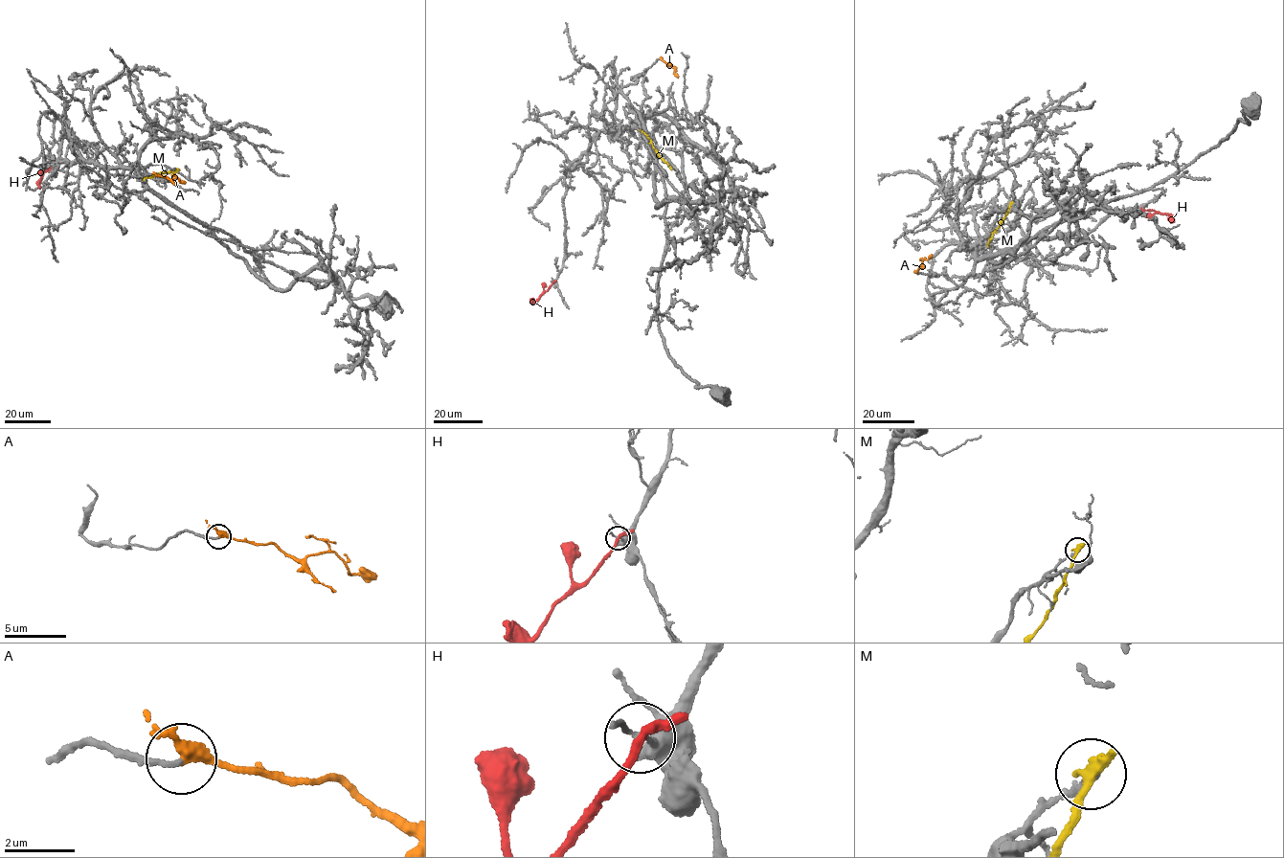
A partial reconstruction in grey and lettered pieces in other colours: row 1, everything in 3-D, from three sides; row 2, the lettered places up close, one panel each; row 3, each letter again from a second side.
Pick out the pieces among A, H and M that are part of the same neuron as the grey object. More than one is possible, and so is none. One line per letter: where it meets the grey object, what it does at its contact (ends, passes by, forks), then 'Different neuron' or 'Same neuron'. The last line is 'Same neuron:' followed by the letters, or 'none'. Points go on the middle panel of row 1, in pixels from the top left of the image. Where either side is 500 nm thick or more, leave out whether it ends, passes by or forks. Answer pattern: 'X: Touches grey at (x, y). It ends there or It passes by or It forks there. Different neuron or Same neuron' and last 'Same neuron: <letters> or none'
A: Touches grey at (661, 58). It passes by. Same neuron
H: Touches grey at (552, 282). It passes by. Different neuron
M: Touches grey at (670, 168). It ends there. Different neuron
Same neuron: A

